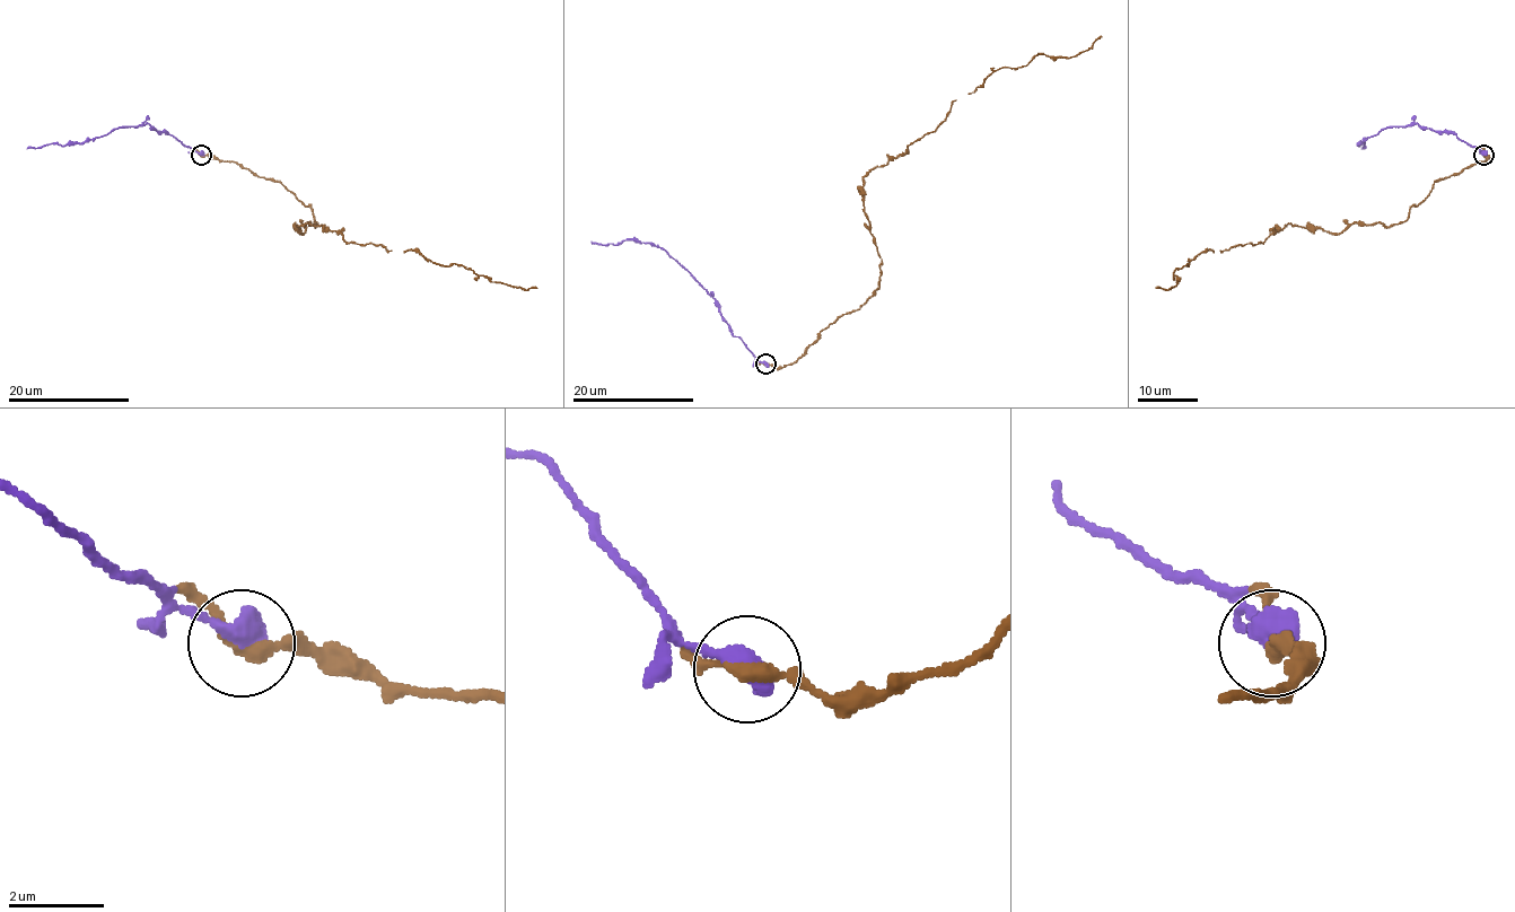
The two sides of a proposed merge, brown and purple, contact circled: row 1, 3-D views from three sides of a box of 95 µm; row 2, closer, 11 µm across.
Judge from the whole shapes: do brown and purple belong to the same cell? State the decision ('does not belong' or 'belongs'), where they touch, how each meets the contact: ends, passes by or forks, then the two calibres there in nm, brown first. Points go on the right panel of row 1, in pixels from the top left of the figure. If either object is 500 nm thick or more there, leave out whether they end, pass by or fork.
belongs; place (1483, 155); calibres 280 and 550 nm

